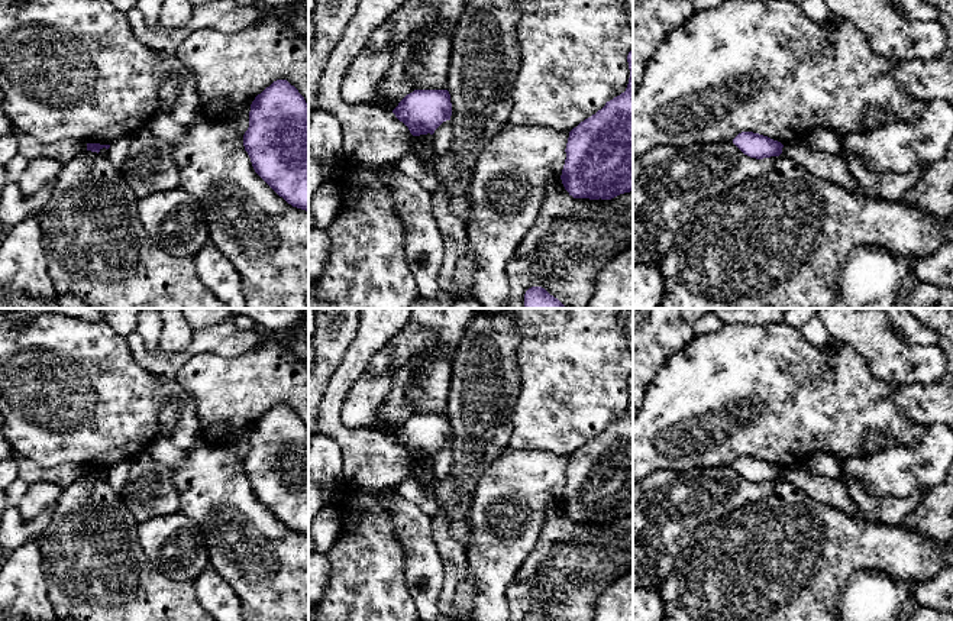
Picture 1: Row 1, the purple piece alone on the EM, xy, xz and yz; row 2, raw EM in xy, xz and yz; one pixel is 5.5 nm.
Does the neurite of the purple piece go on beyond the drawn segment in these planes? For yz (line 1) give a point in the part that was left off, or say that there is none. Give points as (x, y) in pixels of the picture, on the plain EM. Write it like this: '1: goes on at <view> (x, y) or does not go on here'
1: does not go on here

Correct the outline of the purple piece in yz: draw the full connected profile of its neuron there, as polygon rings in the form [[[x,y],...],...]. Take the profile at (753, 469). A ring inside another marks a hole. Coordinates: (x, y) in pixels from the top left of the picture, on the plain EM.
[[[742,456],[734,463],[733,468],[747,481],[763,483],[771,481],[779,481],[782,478],[784,469],[768,460]]]

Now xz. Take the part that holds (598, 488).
[[[633,373],[624,417],[569,456],[562,508],[574,523],[611,524],[633,515]]]

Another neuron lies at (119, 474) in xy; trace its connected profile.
[[[125,460],[114,465],[107,473],[107,482],[116,492],[120,492],[122,486],[126,483],[129,478],[129,470],[130,460]]]

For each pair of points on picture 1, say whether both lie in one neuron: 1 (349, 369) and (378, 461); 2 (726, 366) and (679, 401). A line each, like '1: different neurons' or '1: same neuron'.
1: same neuron
2: same neuron

